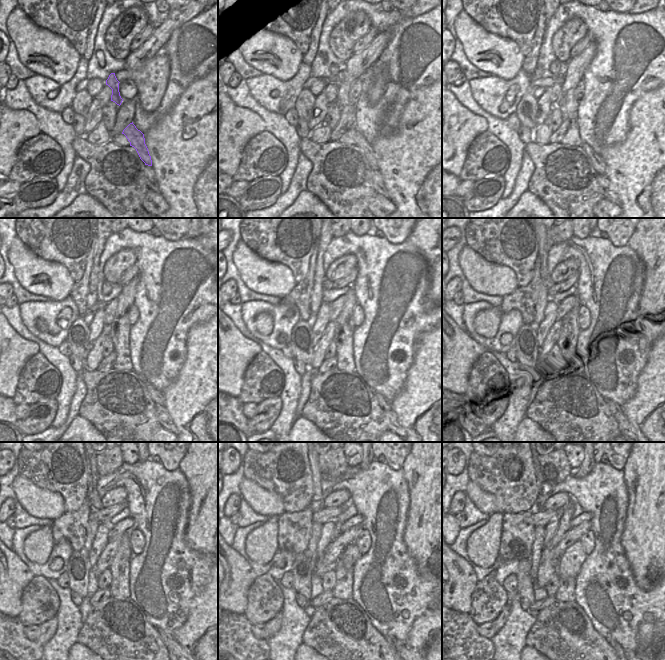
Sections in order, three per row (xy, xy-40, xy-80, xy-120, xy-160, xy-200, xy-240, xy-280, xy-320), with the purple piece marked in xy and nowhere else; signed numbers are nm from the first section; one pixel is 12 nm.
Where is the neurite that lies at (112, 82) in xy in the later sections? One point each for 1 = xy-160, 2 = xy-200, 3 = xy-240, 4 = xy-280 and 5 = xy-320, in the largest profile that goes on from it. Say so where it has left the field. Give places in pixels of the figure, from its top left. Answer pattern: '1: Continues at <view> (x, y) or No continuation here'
1: Continues at xy-160 (327, 284)
2: Continues at xy-200 (548, 282)
3: Continues at xy-240 (95, 502)
4: Continues at xy-280 (317, 503)
5: Continues at xy-320 (539, 480).

